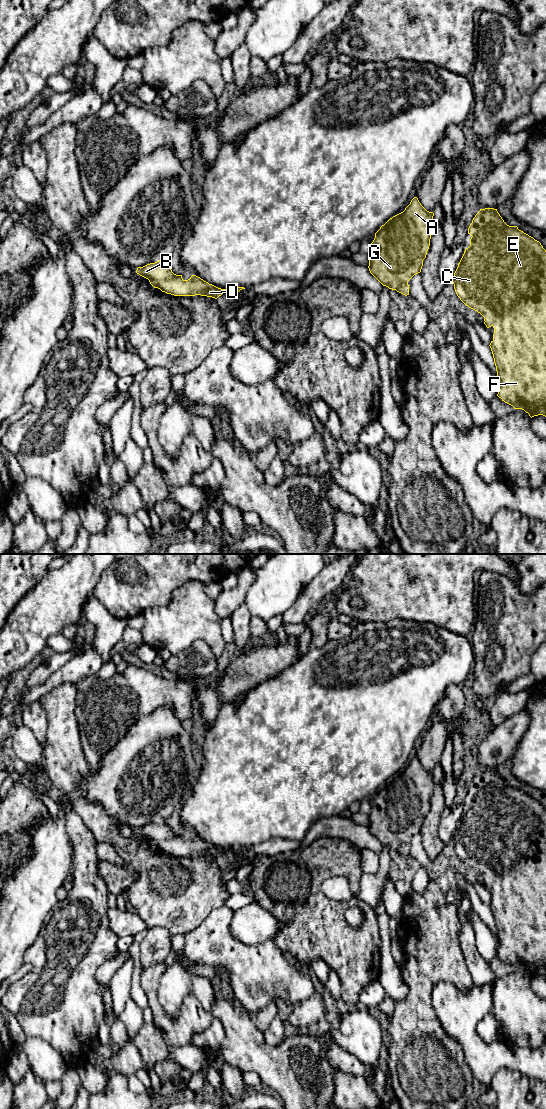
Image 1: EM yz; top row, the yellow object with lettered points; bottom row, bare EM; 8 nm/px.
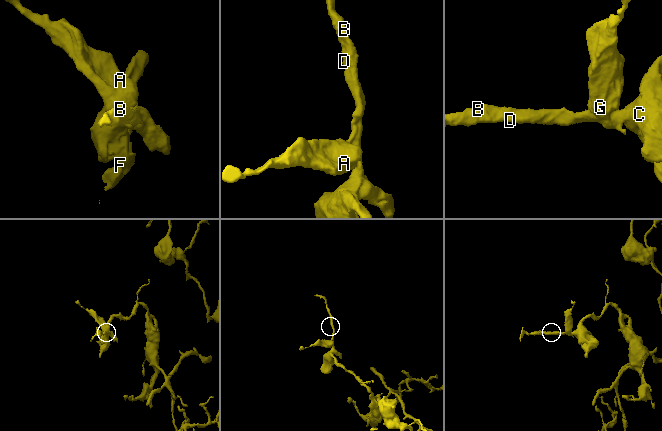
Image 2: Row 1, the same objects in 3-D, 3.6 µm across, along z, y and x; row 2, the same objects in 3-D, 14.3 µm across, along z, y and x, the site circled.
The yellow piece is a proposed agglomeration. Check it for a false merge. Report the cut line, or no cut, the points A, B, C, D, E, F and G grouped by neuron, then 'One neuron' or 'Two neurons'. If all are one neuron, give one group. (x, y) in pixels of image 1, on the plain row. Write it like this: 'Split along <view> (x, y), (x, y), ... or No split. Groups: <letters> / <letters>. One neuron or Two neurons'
No split. Groups: A B C D E F G. One neuron

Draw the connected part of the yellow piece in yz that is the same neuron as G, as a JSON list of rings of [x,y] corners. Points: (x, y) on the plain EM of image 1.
[[[414,757],[403,772],[390,778],[375,793],[371,803],[368,828],[383,846],[405,856],[409,855],[408,841],[421,832],[423,820],[430,806],[431,795],[435,788],[433,776],[434,773],[427,771],[418,758]]]

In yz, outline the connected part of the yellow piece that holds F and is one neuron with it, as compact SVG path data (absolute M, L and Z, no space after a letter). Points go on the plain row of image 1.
M494 768L480 769L468 794L472 796L470 806L465 809L452 842L460 860L484 877L487 888L494 888L489 906L499 942L497 956L514 969L524 970L531 978L546 977L546 810L517 786L507 785Z

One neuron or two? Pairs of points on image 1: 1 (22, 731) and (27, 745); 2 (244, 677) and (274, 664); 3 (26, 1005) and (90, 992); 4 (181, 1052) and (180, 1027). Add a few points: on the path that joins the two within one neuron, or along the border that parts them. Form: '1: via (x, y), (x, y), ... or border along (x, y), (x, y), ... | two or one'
1: via (22, 734), (24, 742) | one
2: via (251, 670), (257, 664), (267, 664) | one
3: via (42, 1002), (66, 1001), (74, 998) | one
4: border along (191, 1044), (180, 1046) | two

